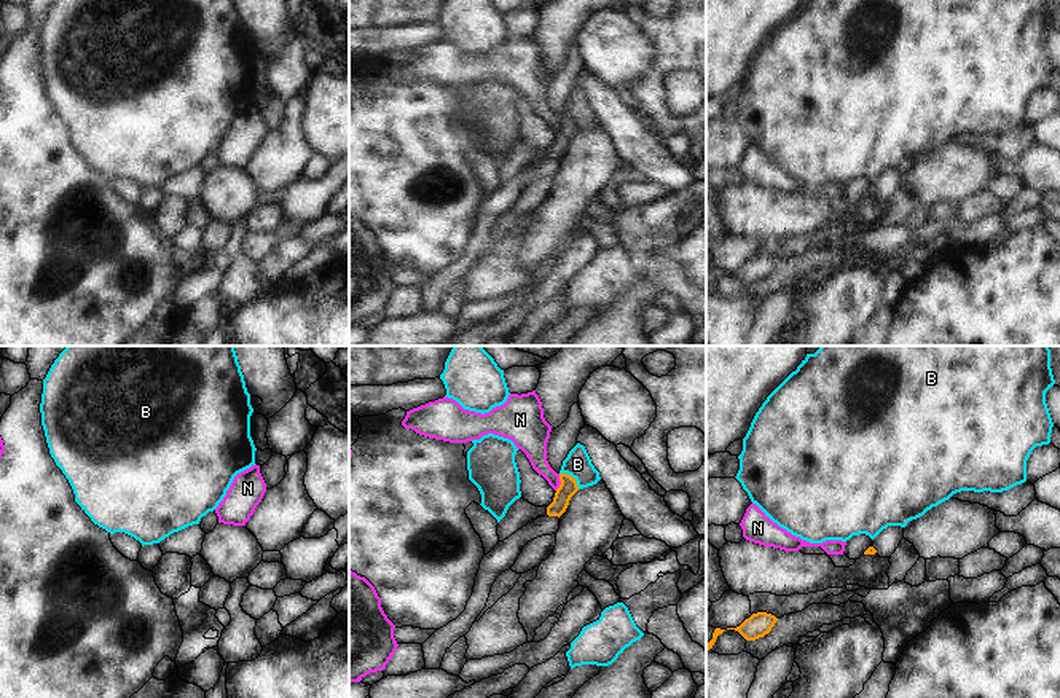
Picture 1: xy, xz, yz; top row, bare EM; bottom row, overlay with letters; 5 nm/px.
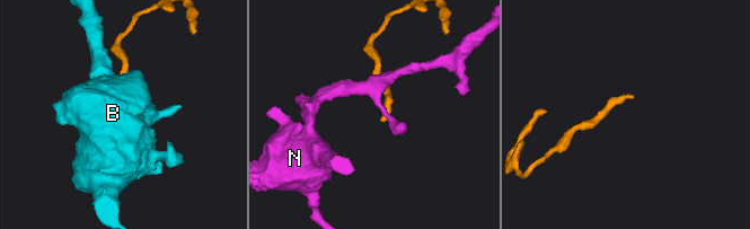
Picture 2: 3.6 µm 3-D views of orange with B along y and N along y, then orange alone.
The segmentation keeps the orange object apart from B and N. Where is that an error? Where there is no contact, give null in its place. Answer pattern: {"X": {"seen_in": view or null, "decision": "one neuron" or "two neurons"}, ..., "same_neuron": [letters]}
{"B": {"seen_in": "xz", "decision": "two neurons"}, "N": {"seen_in": "xz", "decision": "two neurons"}, "same_neuron": []}

